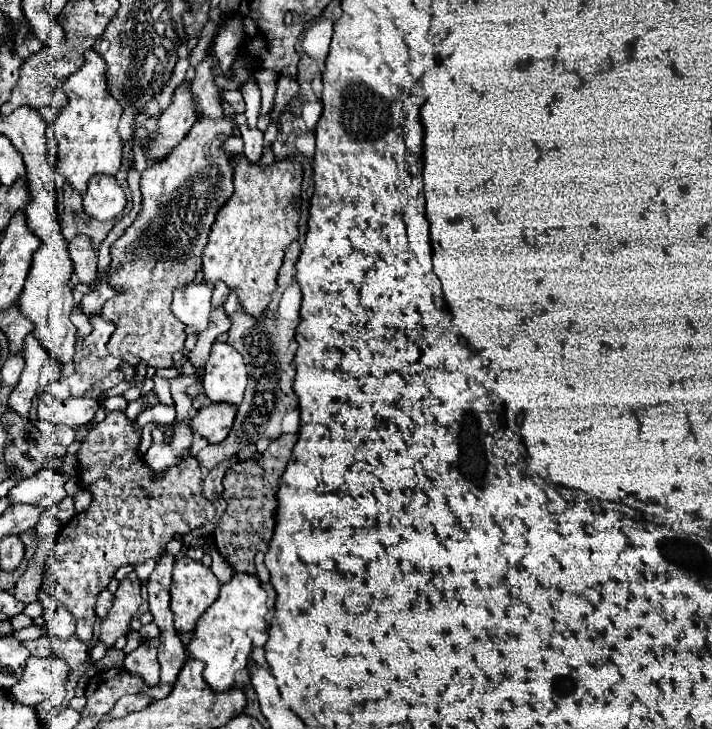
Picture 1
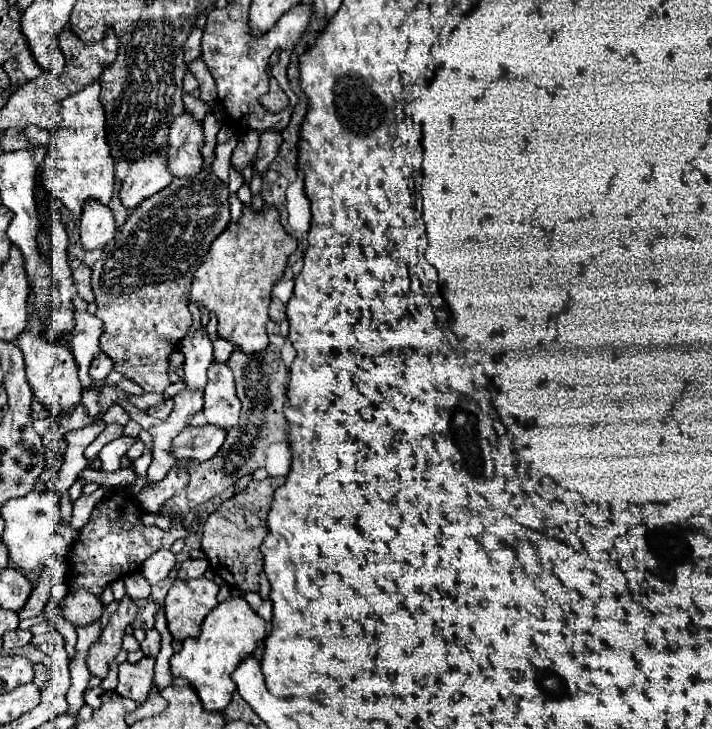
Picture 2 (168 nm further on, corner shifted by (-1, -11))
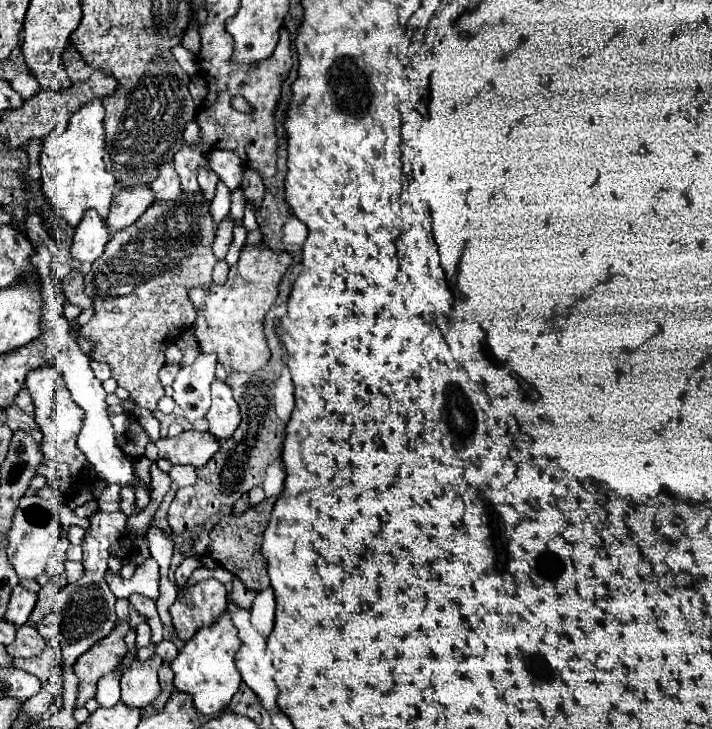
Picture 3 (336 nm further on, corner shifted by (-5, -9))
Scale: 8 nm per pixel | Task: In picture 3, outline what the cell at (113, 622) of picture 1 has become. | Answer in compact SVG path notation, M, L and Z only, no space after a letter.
M120 622L106 638L102 638L92 650L88 650L84 656L76 662L76 674L78 674L78 700L76 706L84 706L88 698L96 694L96 682L118 668L126 654L124 636L128 634L130 626L128 622Z

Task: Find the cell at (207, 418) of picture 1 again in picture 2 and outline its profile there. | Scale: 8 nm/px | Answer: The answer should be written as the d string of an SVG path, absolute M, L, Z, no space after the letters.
M212 424L186 426L170 444L170 452L176 460L210 460L222 446L226 432Z

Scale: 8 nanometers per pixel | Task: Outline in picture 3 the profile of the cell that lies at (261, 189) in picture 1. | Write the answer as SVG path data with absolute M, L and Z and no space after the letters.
M266 244L248 246L240 250L240 260L230 266L226 282L220 286L216 282L208 284L204 290L190 290L190 300L196 308L196 338L202 346L202 352L218 354L218 360L238 372L260 370L268 358L270 348L264 336L264 316L278 296L278 284L284 272L292 266L292 256L288 252L274 252Z

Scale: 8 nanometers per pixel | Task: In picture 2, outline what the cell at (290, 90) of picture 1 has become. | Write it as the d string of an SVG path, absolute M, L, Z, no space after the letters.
M262 134L260 136L260 146L258 146L258 152L256 152L256 158L254 158L254 164L252 164L252 170L256 174L264 174L264 170L268 168L268 164L274 160L274 156L278 154L278 148L282 144L282 134Z

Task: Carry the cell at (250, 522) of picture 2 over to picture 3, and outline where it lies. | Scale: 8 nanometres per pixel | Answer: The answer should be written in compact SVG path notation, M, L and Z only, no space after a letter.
M266 498L266 500L258 502L254 508L248 508L240 516L234 516L234 514L222 516L218 520L218 524L210 530L208 556L218 566L222 566L228 572L232 572L234 576L238 576L246 588L258 590L258 592L270 586L268 572L266 572L266 560L264 560L262 552L260 552L260 544L262 544L262 534L264 534L264 530L268 526L268 520L270 520L272 504L274 504L274 498Z

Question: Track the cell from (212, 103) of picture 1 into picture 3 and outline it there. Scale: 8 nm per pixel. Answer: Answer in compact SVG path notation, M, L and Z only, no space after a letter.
M174 160L160 166L158 178L150 186L152 186L154 194L156 194L154 202L158 202L158 200L174 200L182 192L180 190L180 178L178 178L176 168L174 168Z

